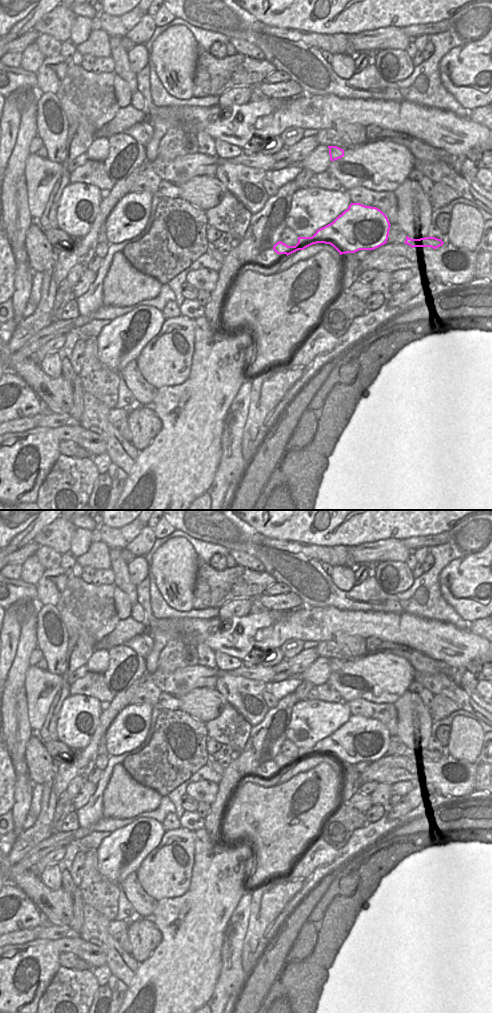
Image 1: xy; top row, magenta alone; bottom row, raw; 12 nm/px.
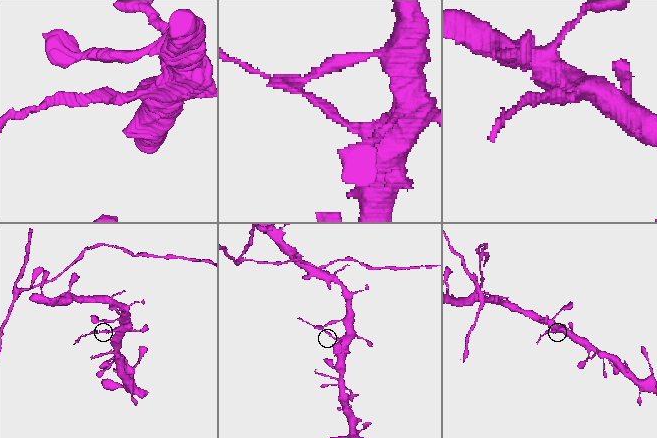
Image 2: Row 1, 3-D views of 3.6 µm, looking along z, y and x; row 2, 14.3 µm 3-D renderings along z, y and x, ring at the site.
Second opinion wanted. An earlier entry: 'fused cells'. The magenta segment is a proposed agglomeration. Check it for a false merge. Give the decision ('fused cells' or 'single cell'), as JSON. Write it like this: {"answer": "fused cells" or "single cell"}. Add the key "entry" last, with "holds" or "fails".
{"answer": "fused cells", "entry": "holds"}

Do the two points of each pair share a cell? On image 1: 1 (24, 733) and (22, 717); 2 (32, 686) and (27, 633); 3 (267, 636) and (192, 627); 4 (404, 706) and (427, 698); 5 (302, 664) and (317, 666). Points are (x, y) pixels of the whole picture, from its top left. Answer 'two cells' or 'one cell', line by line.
1: one cell
2: two cells
3: one cell
4: two cells
5: two cells

